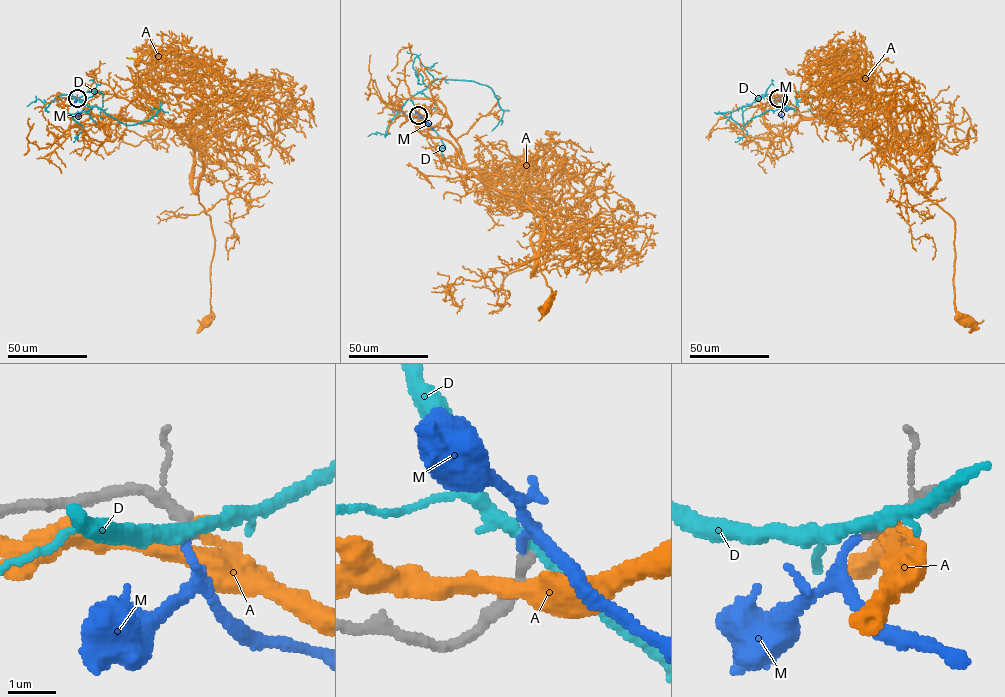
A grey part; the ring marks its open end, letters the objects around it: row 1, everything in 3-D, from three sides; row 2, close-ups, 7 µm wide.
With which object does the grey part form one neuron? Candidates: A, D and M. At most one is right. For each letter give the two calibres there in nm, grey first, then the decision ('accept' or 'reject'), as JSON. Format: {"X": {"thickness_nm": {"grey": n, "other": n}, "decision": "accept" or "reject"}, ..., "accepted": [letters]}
{"A": {"thickness_nm": {"grey": 220, "other": 170}, "decision": "reject"}, "D": {"thickness_nm": {"grey": 220, "other": 280}, "decision": "reject"}, "M": {"thickness_nm": {"grey": 240, "other": 180}, "decision": "accept"}, "accepted": ["M"]}

